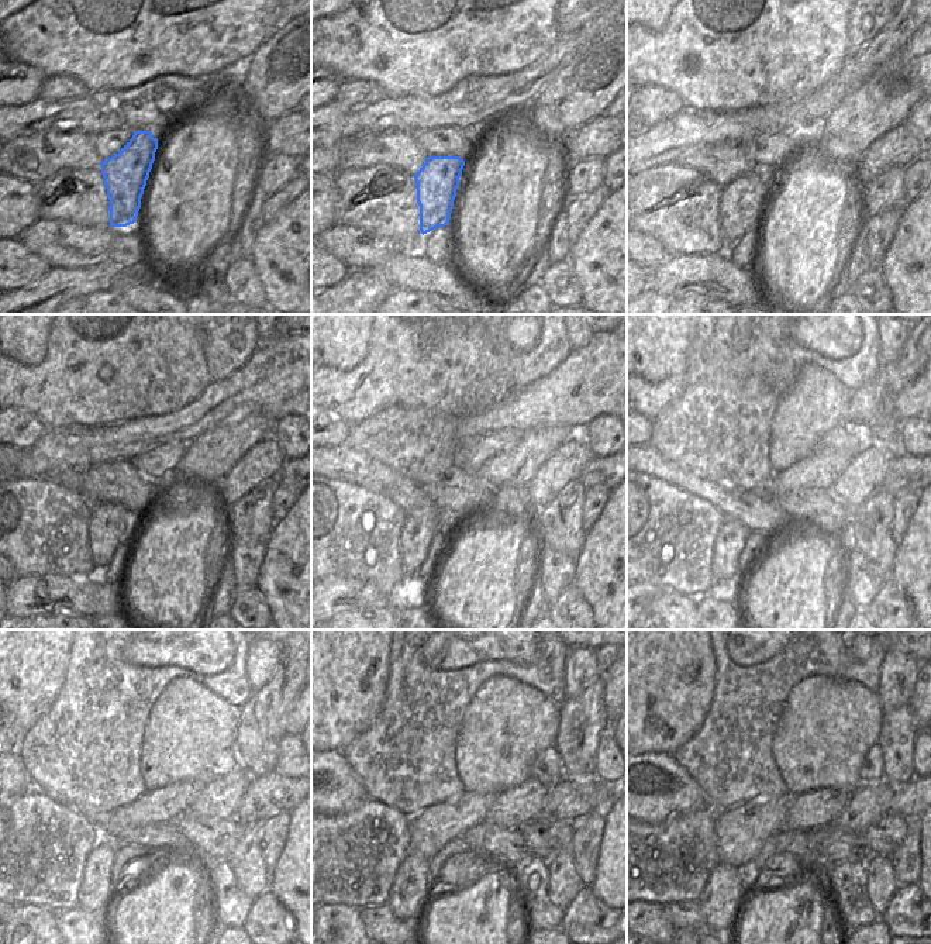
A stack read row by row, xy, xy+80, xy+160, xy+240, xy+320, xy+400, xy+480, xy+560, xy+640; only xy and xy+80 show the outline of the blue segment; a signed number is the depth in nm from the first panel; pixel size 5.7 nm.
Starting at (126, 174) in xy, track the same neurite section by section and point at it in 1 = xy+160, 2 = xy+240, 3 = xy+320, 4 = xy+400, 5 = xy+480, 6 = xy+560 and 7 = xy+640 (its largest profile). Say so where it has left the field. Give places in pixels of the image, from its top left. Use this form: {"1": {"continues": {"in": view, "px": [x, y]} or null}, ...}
{"1": {"continues": {"in": "xy+160", "px": [742, 200]}}, "2": {"continues": {"in": "xy+240", "px": [109, 522]}}, "3": {"continues": {"in": "xy+320", "px": [417, 533]}}, "4": {"continues": {"in": "xy+400", "px": [731, 538]}}, "5": {"continues": {"in": "xy+480", "px": [96, 891]}}, "6": {"continues": {"in": "xy+560", "px": [411, 886]}}, "7": {"continues": {"in": "xy+640", "px": [720, 899]}}}

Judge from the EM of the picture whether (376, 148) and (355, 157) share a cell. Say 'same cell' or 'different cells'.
same cell

